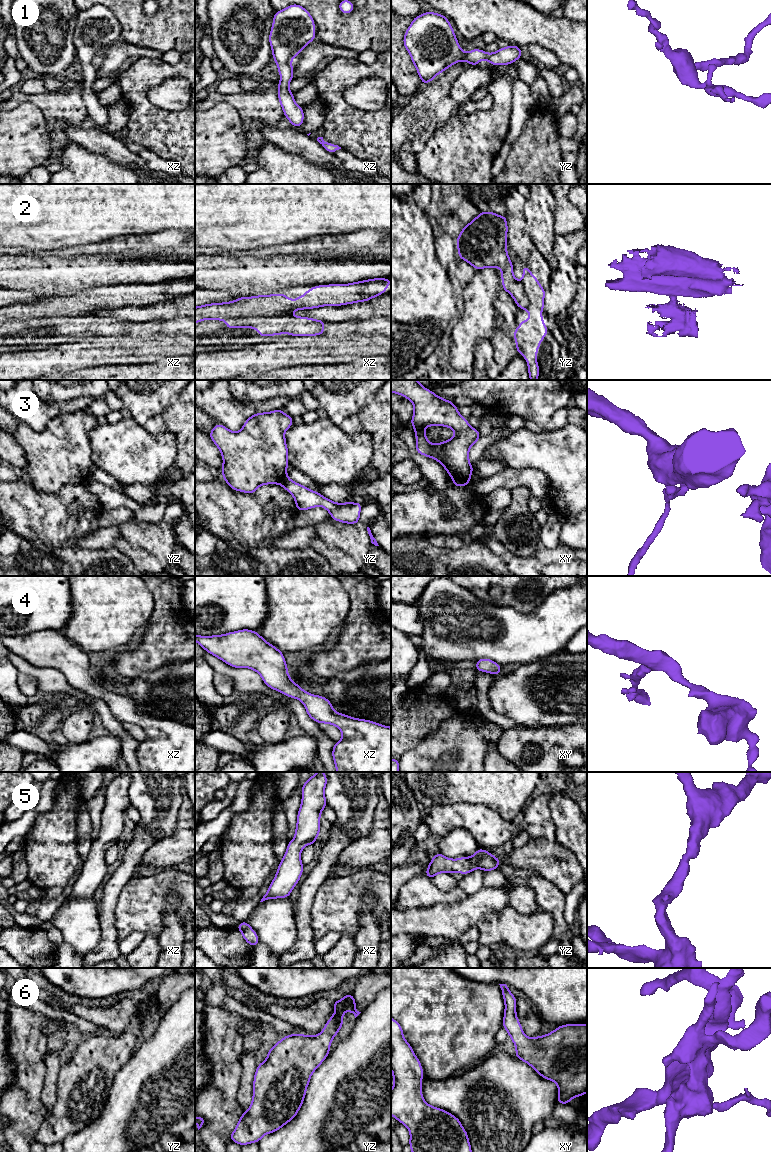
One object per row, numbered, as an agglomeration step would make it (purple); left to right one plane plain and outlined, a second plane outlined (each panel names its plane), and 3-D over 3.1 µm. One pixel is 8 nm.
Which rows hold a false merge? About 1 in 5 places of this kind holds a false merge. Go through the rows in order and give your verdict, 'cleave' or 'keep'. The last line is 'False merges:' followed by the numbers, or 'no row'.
1: keep
2: cleave
3: cleave
4: keep
5: keep
6: keep
False merges: 2, 3

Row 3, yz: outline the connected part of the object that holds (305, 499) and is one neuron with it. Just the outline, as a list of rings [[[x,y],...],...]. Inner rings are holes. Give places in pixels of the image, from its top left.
[[[285,476],[281,486],[294,497],[297,510],[306,511],[321,506],[330,513],[331,518],[335,521],[347,524],[357,524],[360,522],[362,503],[336,503],[322,496],[319,492],[312,491],[292,481],[288,476]]]

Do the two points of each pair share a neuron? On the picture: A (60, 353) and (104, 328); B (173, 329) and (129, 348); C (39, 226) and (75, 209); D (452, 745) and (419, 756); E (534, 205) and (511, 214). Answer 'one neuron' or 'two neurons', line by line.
A: two neurons
B: two neurons
C: one neuron
D: one neuron
E: two neurons

